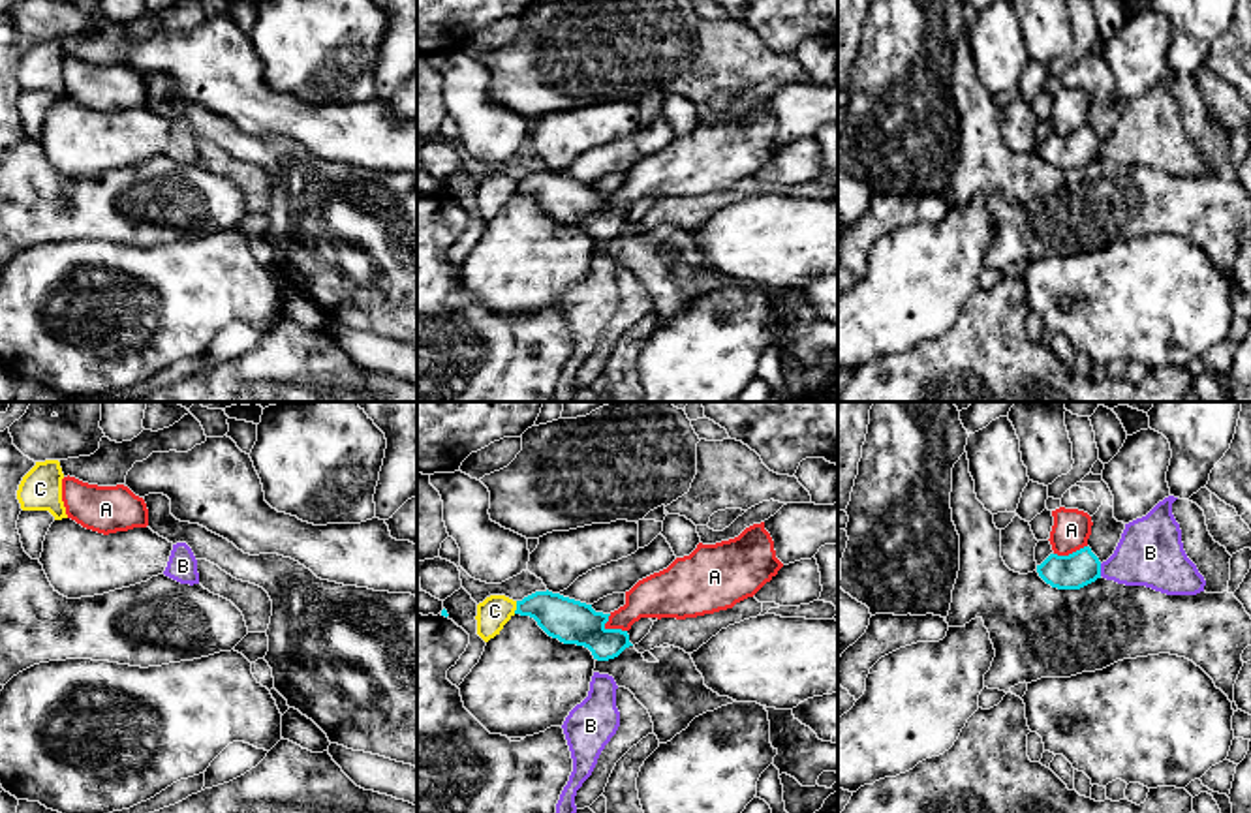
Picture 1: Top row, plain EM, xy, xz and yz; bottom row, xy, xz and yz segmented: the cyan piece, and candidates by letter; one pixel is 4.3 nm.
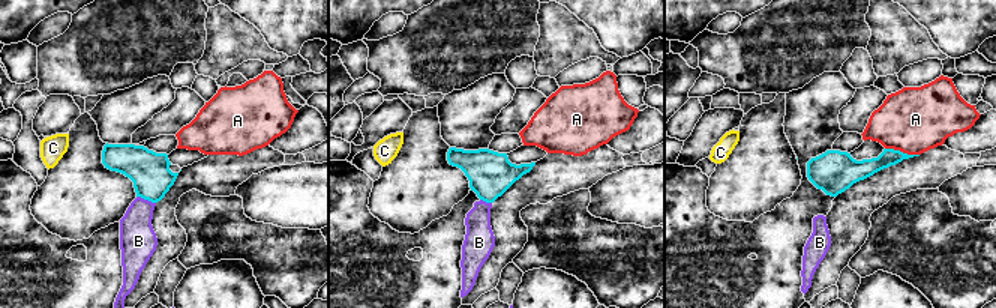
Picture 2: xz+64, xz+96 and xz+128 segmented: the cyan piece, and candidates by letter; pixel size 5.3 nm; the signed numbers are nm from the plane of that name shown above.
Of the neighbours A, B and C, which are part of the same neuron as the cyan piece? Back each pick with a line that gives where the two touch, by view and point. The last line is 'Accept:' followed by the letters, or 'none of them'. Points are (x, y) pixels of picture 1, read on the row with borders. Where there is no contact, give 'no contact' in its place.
Accept: none of them

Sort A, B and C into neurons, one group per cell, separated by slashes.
A / B / C

